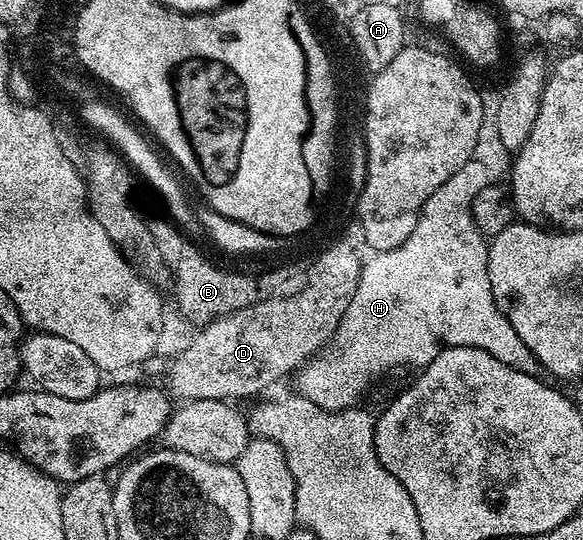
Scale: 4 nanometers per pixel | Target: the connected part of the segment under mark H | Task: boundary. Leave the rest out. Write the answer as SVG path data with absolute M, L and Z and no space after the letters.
M473 157L465 161L465 165L461 165L461 169L453 173L453 177L446 179L432 193L421 209L413 233L409 233L402 245L397 249L372 254L372 259L363 263L357 289L353 292L353 301L349 301L349 309L345 309L345 317L341 317L335 336L318 355L299 369L295 377L298 398L313 401L313 405L321 405L321 409L326 411L344 411L360 406L364 402L363 394L378 379L385 378L398 367L428 367L433 357L437 357L445 347L485 349L485 353L497 357L497 361L501 361L506 367L517 369L534 379L544 378L542 365L537 357L533 357L525 341L517 337L517 329L513 329L513 325L509 325L509 321L501 313L489 285L489 243L480 233L472 213L475 198L489 186L487 167L478 159Z

